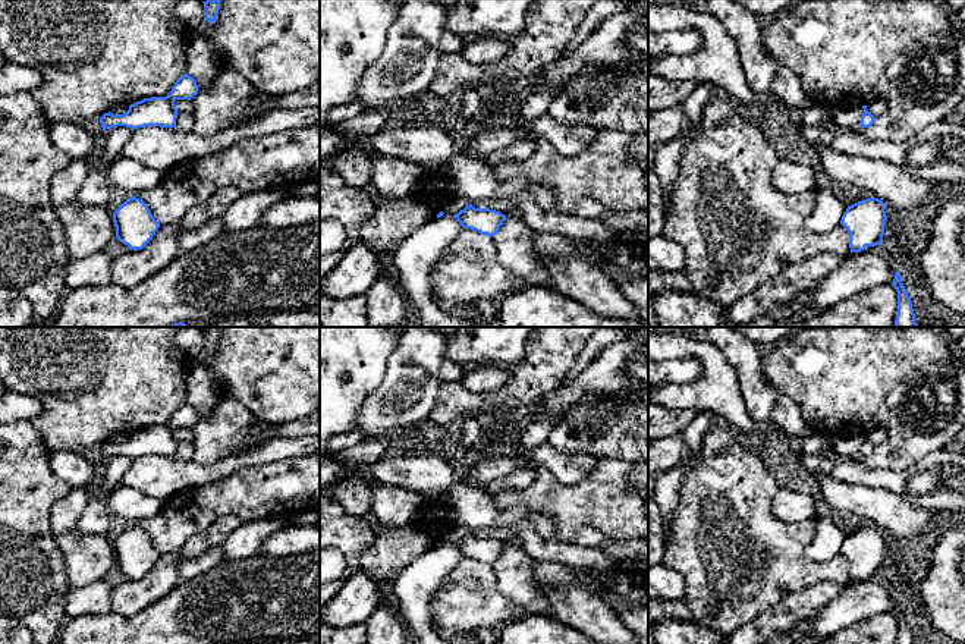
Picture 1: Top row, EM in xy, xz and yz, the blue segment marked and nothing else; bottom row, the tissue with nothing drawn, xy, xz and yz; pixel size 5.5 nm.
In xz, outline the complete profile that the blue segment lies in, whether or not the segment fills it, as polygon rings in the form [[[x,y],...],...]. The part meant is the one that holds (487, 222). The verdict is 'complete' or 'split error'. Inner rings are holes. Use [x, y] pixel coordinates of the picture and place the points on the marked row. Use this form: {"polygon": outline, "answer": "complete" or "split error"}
{"polygon": [[[472,204],[466,205],[453,217],[463,229],[471,229],[487,236],[494,236],[506,220],[506,216],[500,211],[475,208]]], "answer": "complete"}

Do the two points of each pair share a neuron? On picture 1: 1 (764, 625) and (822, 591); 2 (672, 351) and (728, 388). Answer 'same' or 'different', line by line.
1: same
2: same

